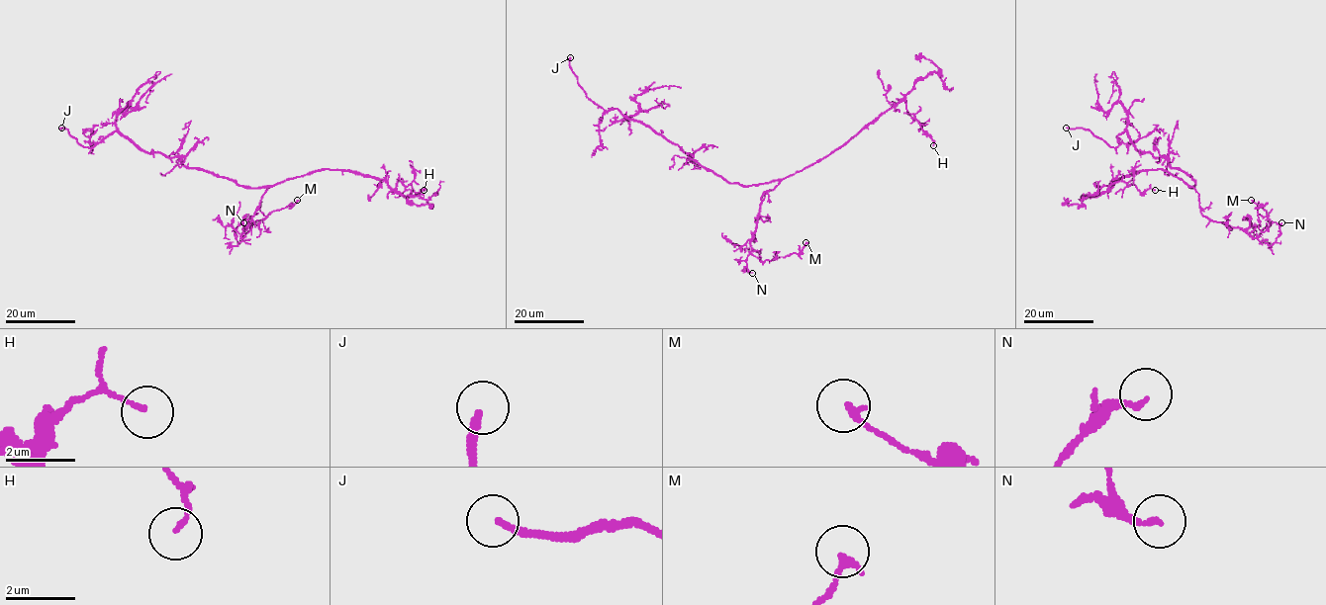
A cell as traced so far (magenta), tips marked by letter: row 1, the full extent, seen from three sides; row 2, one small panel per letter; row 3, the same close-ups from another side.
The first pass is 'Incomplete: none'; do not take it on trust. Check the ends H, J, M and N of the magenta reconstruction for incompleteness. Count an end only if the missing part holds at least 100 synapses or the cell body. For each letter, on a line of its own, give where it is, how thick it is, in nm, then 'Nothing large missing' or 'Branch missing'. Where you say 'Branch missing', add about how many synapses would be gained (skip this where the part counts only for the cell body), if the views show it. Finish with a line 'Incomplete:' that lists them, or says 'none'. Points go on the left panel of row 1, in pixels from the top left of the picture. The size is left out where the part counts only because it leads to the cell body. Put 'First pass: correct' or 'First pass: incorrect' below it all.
H: Place: (424, 190). Thickness 110 nm. Nothing large missing
J: Place: (61, 128). Thickness 200 nm. Branch missing
M: Place: (297, 200). Thickness 220 nm. Nothing large missing
N: Place: (243, 222). Thickness 180 nm. Nothing large missing
Incomplete: J
First pass: incorrect

